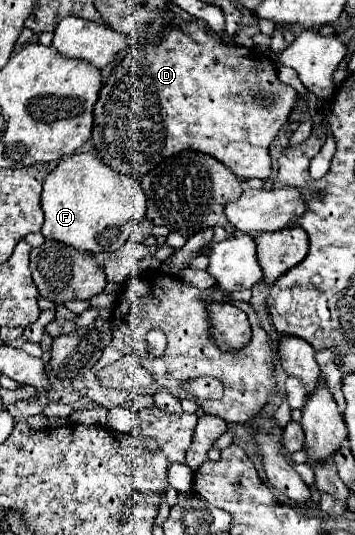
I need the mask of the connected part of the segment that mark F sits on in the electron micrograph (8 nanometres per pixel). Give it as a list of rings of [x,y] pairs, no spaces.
[[[93,152],[65,156],[43,180],[41,210],[45,222],[41,234],[47,240],[69,244],[81,252],[105,254],[119,250],[139,220],[145,218],[147,198],[133,176],[105,166]]]

